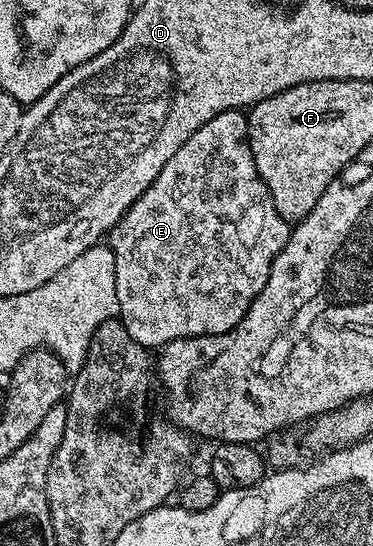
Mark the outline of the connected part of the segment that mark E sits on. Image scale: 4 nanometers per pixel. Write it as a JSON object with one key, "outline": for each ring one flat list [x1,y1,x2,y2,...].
{"outline":[[229,108,226,112,216,114,216,118,212,118,213,124,234,124,234,142,230,146,190,146,192,138,188,138,188,142,184,142,184,146,180,146,180,150,176,150,176,154,172,154,172,158,168,158,164,170,160,170,160,174,154,179,152,186,148,186,148,190,144,190,144,194,140,194,138,201,122,215,118,225,111,228,108,233,108,243,116,258,116,302,120,302,117,319,122,321,126,332,132,334,132,338,136,338,136,342,140,342,148,349,161,349,162,345,173,340,215,336,232,330,246,316,256,294,267,284,268,274,276,254,290,240,289,221,286,221,276,210,272,196,256,170,250,141,247,138,246,117,247,115,241,109,236,108]]}

